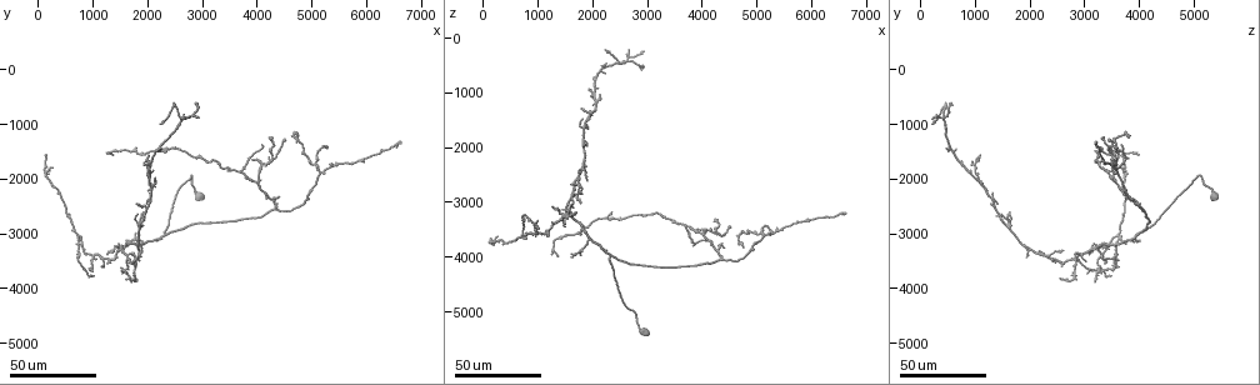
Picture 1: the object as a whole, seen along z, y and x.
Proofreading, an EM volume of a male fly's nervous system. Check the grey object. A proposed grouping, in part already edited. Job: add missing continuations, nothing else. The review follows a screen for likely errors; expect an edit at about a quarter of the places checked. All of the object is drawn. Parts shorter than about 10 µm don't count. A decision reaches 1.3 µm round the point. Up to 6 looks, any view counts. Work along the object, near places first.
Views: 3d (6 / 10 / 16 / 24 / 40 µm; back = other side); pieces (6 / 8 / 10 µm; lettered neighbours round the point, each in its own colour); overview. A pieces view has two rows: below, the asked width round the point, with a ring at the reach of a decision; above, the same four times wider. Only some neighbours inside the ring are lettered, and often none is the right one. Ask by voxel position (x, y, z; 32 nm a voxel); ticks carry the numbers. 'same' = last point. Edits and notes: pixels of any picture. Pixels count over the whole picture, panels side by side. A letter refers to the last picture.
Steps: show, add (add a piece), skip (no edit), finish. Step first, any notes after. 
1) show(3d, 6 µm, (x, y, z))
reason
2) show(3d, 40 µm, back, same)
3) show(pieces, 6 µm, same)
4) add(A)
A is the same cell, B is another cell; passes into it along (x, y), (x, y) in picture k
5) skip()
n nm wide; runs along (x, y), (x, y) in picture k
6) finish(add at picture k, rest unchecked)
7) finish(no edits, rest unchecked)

show(3d, 24 µm, (1800, 2450, 1250))
free end

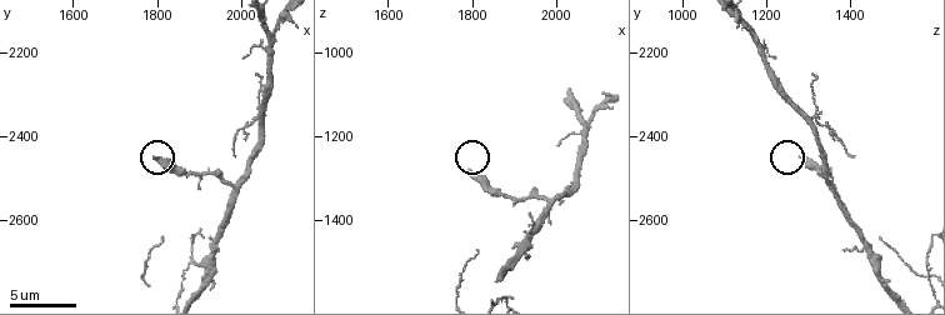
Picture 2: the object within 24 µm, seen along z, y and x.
show(3d, 10 µm, (1800, 2455, 1280))

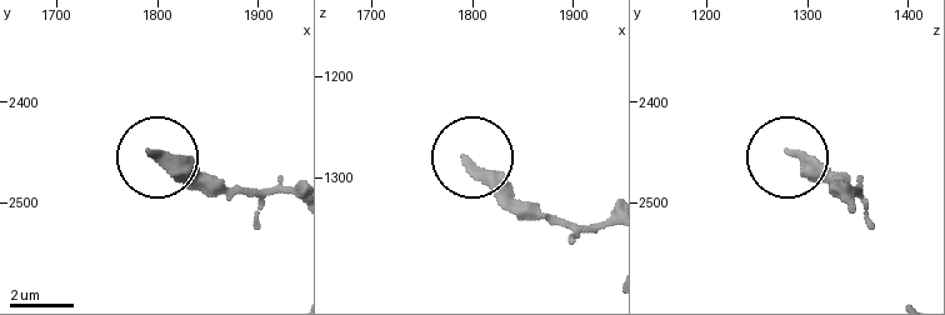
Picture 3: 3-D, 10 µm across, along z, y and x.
show(pieces, 8 µm, (1798, 2452, 1286))
see the neighbours

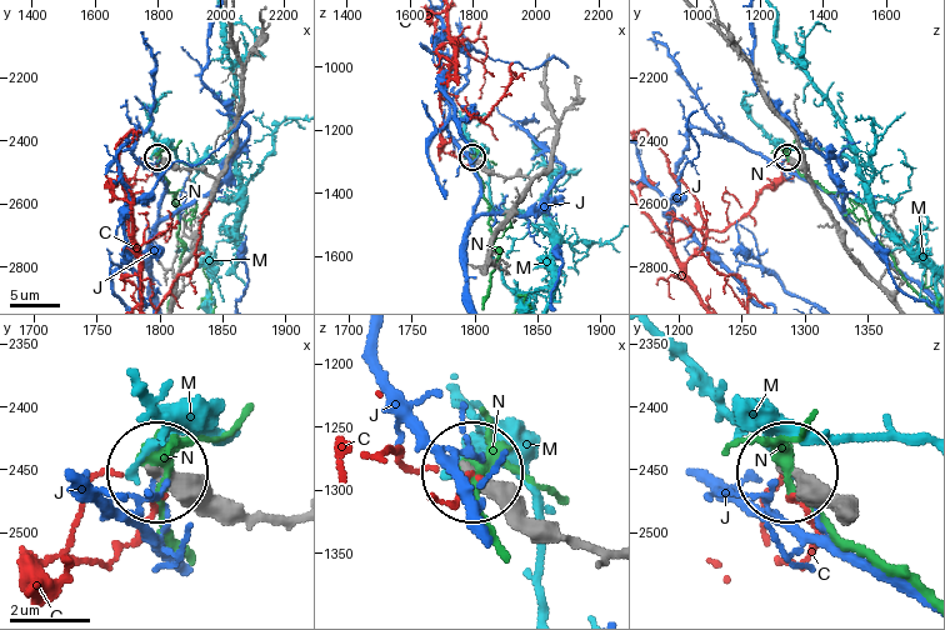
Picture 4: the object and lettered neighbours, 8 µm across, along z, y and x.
skip()
C, J, M and N are other cells; runs along (270, 518), (210, 514), (163, 470) in picture 4; none of them fits

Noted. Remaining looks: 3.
show(3d, 40 µm, (6650, 1300, 3150))
end of a long branch

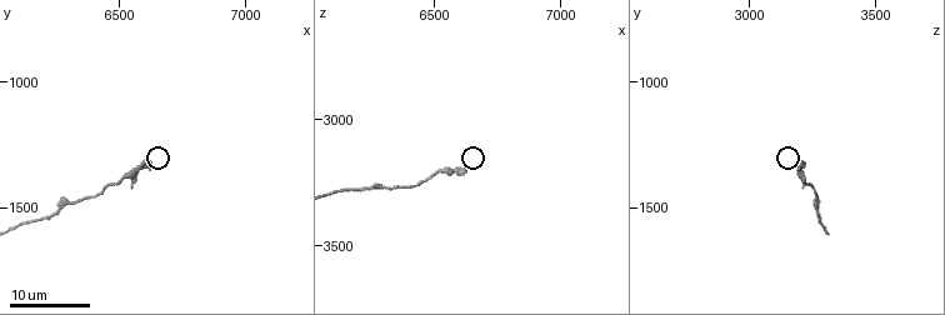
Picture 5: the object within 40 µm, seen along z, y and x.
show(pieces, 8 µm, (6620, 1310, 3210))

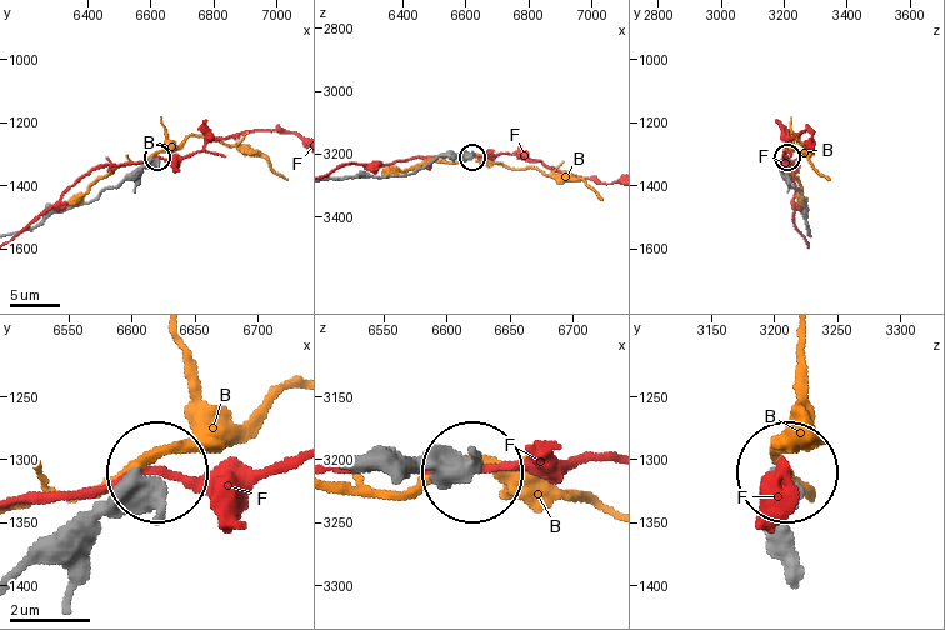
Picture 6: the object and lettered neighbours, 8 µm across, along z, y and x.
skip()
B and F are other cells; runs along (386, 469), (464, 469) in picture 6; no lettered piece goes on from it

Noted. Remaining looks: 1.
finish(no edits, rest unchecked)

